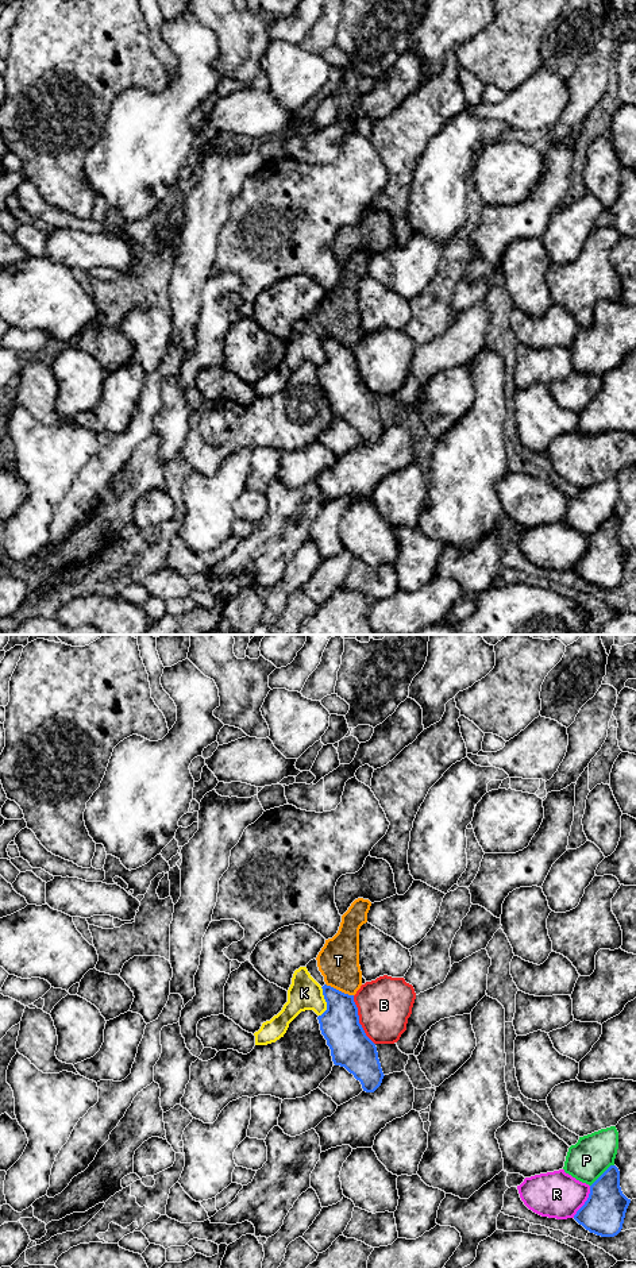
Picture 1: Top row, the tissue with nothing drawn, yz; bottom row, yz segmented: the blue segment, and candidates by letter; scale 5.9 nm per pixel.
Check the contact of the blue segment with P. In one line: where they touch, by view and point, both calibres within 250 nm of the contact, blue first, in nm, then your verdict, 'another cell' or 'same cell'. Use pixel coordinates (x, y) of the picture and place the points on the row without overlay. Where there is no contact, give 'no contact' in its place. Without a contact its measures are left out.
yz (601, 527) | 260/240 nm | another cell

